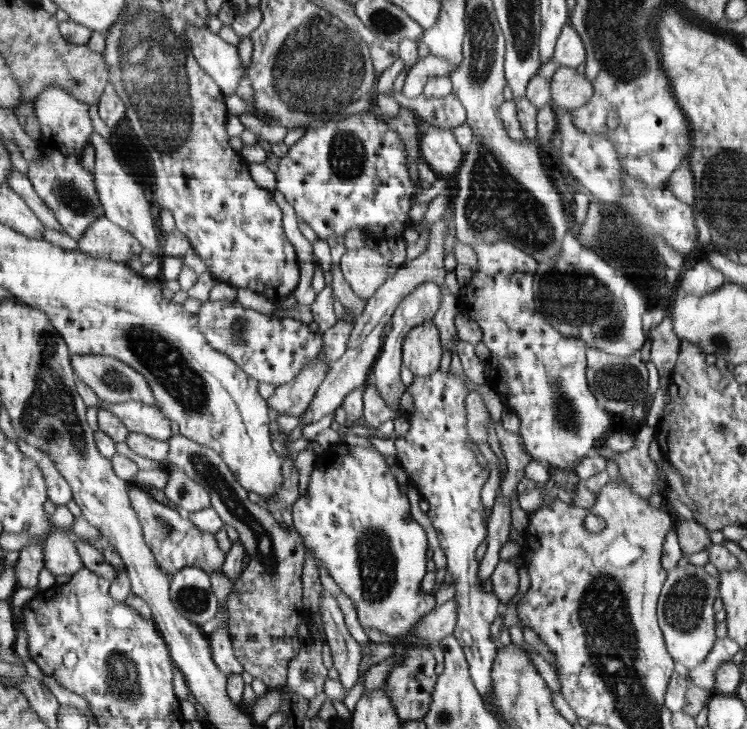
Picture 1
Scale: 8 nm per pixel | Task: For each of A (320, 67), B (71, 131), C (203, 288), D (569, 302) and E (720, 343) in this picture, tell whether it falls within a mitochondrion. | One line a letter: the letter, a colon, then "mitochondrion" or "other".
A: mitochondrion
B: other
C: other
D: mitochondrion
E: mitochondrion

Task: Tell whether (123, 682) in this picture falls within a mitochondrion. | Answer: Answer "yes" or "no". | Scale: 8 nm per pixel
yes

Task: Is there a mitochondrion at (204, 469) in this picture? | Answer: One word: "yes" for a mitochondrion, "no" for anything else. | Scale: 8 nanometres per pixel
yes

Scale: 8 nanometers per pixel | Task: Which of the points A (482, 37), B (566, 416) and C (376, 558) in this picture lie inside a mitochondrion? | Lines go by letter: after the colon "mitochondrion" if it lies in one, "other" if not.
A: mitochondrion
B: mitochondrion
C: mitochondrion

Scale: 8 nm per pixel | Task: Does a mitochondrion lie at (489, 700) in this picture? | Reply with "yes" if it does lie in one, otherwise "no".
no

